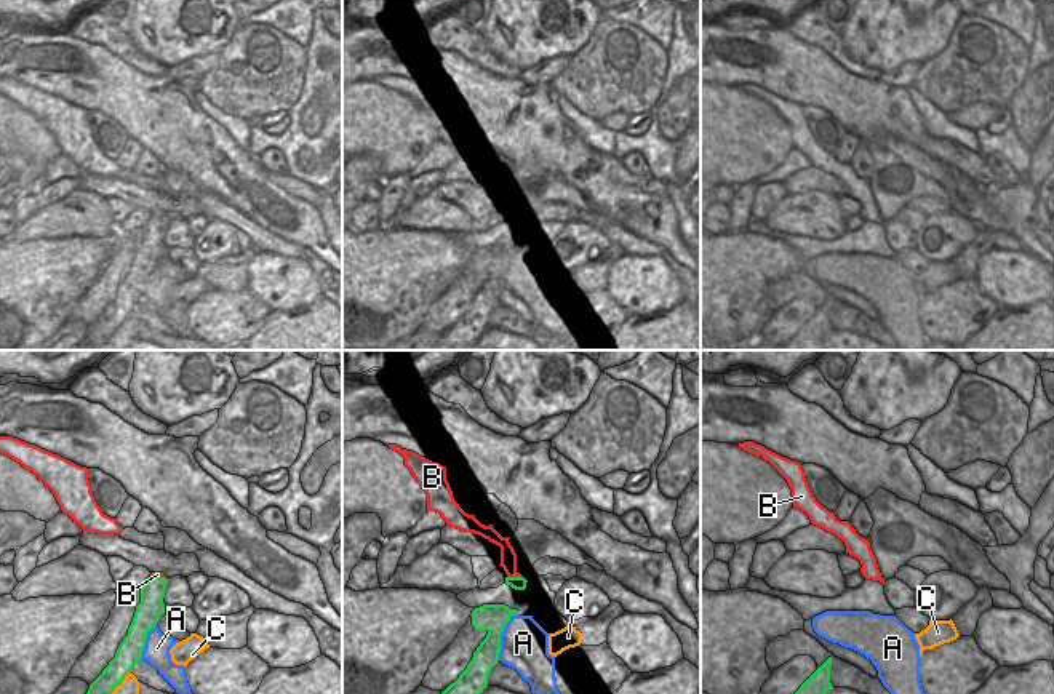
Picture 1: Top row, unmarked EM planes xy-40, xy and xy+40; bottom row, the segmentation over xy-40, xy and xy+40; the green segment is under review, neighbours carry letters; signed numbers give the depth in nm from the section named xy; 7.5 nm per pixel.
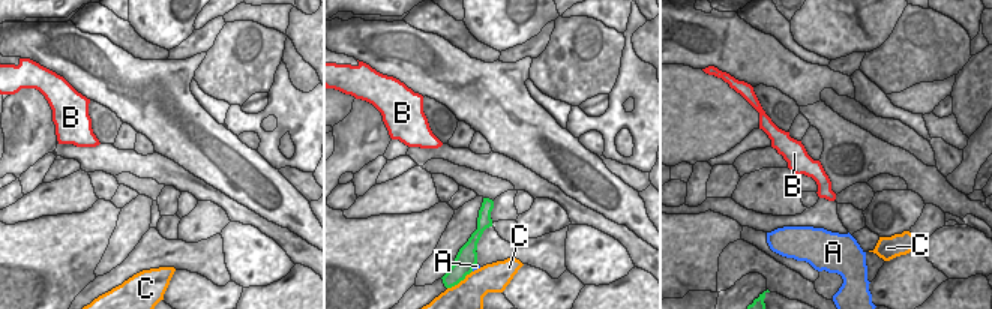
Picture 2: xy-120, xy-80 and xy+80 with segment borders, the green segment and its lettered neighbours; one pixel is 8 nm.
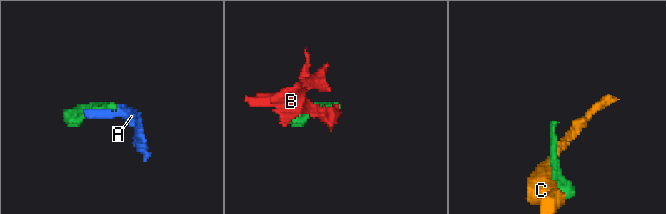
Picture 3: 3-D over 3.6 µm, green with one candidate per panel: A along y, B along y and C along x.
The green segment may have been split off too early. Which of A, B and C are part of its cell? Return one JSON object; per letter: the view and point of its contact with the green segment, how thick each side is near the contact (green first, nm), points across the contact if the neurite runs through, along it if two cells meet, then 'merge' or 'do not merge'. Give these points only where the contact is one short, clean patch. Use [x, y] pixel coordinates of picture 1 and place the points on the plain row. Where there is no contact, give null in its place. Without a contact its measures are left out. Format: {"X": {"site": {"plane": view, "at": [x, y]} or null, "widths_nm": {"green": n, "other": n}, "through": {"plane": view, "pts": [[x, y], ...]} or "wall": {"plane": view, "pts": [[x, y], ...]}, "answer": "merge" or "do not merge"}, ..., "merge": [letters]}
{"A": {"site": {"plane": "xy", "at": [501, 275]}, "widths_nm": {"green": 220, "other": 360}, "wall": {"plane": "xy", "pts": [[517, 256], [511, 259], [501, 277], [498, 301]]}, "answer": "do not merge"}, "B": {"site": {"plane": "xy", "at": [515, 219]}, "widths_nm": {"green": 100, "other": 120}, "wall": {"plane": "xy", "pts": [[507, 218], [522, 219]]}, "answer": "do not merge"}, "C": {"site": {"plane": "xy-40", "at": [106, 341]}, "widths_nm": {"green": 170, "other": 190}, "answer": "do not merge"}, "merge": []}

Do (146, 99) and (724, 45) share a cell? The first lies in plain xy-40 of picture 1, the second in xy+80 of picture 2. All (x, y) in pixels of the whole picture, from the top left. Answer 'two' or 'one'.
one

